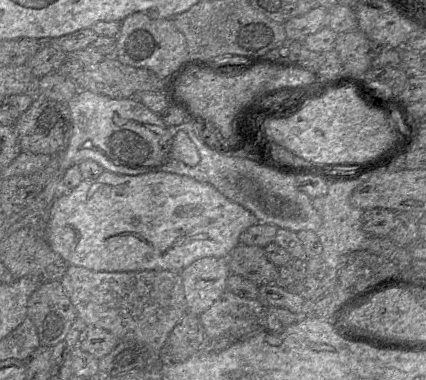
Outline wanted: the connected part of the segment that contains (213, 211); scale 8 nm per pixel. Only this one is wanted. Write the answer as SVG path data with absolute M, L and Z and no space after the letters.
M104 170L95 179L83 179L72 190L59 196L49 208L49 220L45 231L45 239L53 252L58 254L68 265L80 266L93 271L135 272L149 270L165 270L180 272L194 261L203 257L227 258L239 244L239 237L248 227L257 224L257 218L241 205L227 199L211 184L193 178L163 171L149 172L141 175L123 175Z

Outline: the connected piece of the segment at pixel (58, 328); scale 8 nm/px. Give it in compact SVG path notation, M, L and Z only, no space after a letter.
M60 280L42 281L27 302L27 317L34 323L41 346L52 348L65 340L78 317Z

